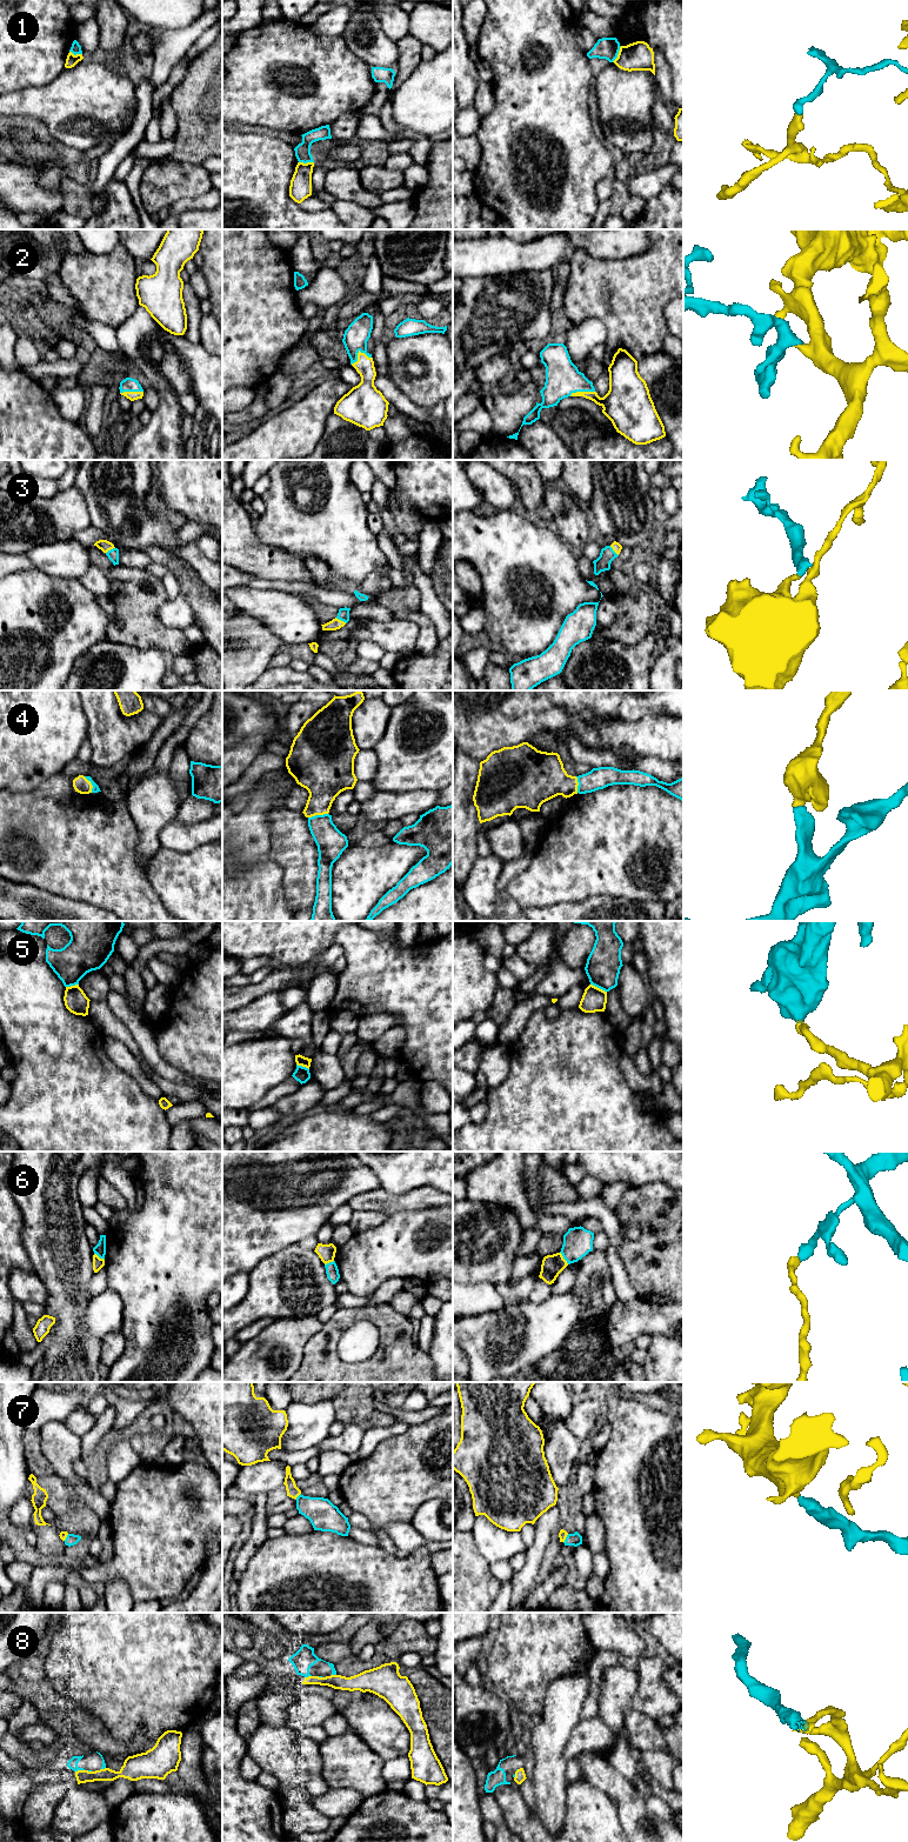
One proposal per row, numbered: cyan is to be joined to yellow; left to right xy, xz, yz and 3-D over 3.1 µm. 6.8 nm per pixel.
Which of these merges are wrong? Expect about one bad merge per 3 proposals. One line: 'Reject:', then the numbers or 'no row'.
Reject: 1, 5, 6, 8

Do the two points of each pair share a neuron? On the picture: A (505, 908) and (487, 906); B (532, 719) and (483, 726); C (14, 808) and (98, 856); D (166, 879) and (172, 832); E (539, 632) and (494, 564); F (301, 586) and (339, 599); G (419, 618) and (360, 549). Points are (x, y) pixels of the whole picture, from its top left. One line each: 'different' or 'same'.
A: different
B: same
C: same
D: different
E: same
F: same
G: different

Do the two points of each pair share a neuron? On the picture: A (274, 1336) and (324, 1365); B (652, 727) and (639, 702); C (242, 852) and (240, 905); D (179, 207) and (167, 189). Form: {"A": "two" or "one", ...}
{"A": "two", "B": "two", "C": "one", "D": "two"}

